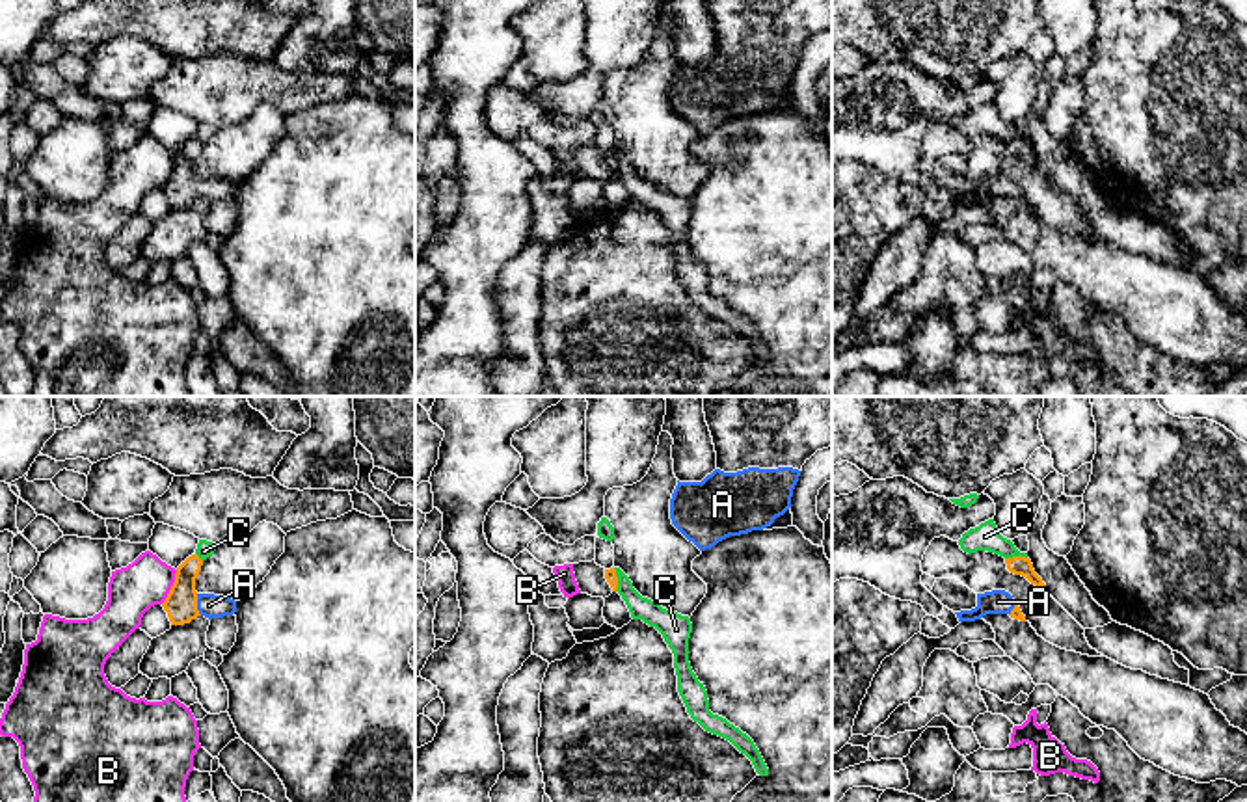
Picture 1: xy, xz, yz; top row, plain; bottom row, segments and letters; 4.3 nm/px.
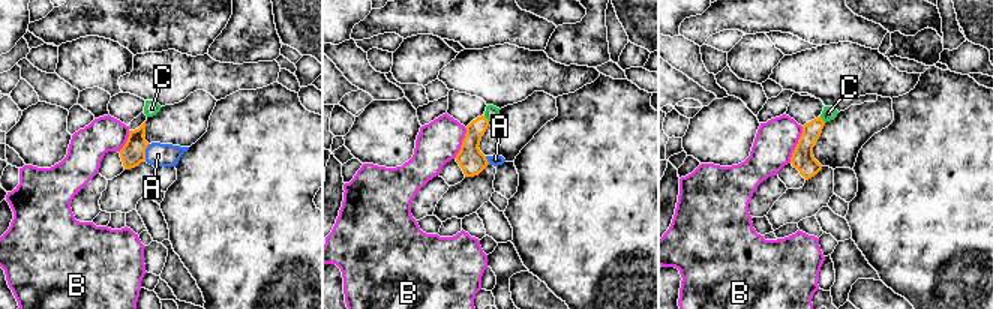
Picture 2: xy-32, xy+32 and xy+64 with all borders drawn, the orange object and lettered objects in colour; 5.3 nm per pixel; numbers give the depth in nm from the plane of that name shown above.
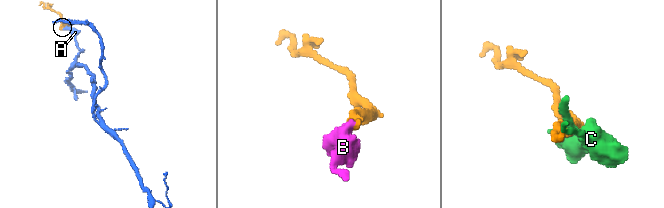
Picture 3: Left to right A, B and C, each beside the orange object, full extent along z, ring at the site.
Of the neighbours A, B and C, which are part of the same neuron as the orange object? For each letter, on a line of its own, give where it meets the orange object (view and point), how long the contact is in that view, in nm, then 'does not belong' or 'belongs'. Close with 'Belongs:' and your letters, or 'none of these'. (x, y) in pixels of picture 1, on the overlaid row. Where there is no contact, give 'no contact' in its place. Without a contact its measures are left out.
A: xy (196, 605) | 100 nm | belongs
B: xy (172, 587) | 170 nm | does not belong
C: xz (616, 579) | 110 nm | does not belong
Belongs: A

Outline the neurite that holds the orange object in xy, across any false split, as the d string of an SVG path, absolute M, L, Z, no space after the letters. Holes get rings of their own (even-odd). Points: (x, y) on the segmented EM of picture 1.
M197 555L188 556L175 573L175 582L162 603L171 625L184 625L197 616L223 618L236 612L236 601L225 595L197 594L195 579L203 560Z

